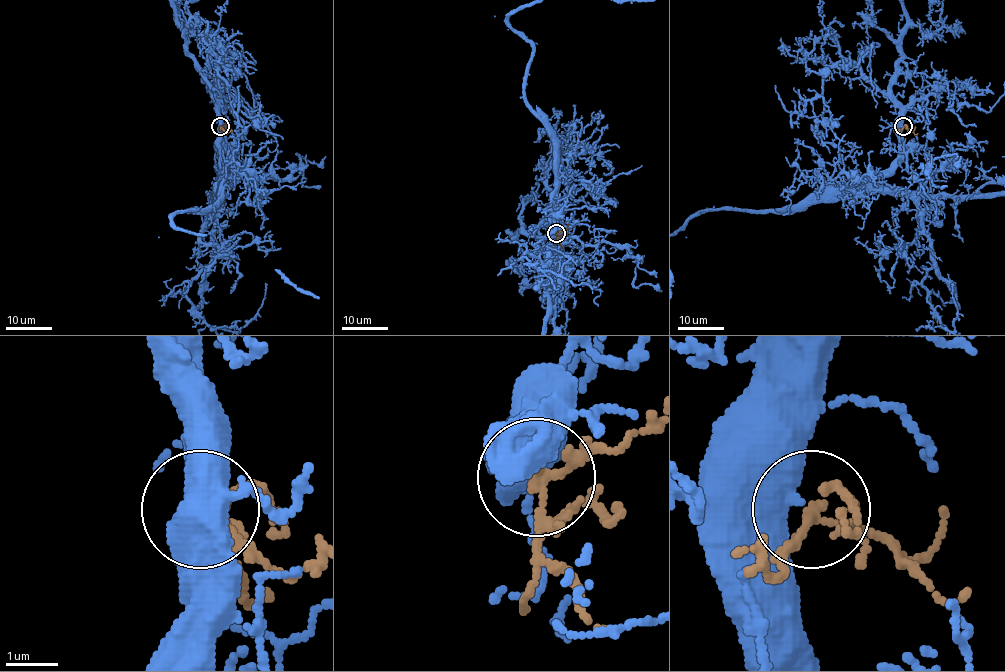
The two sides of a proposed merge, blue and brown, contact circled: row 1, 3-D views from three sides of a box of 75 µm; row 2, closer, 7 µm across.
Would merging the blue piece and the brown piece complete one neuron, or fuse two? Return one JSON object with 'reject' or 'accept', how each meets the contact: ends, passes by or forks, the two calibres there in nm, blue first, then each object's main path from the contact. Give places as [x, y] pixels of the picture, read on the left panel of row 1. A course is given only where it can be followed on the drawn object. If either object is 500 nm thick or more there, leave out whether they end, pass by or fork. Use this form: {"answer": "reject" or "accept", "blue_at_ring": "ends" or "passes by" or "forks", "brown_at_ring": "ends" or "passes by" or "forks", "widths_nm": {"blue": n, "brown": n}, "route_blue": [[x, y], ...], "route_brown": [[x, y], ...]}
{"answer": "accept", "widths_nm": {"blue": 600, "brown": 120}, "route_blue": [[220, 126], [219, 198], [205, 211], [179, 211], [177, 227], [226, 240], [321, 297]], "route_brown": [[220, 126], [233, 132]]}

